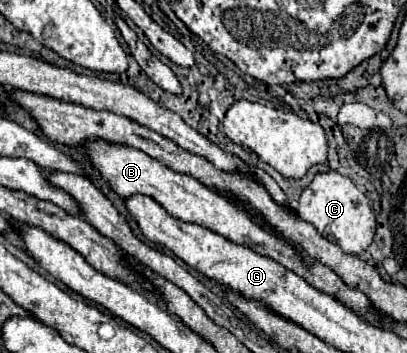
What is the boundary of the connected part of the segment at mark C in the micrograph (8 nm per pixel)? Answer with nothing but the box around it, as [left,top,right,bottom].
[296,170,376,254]

